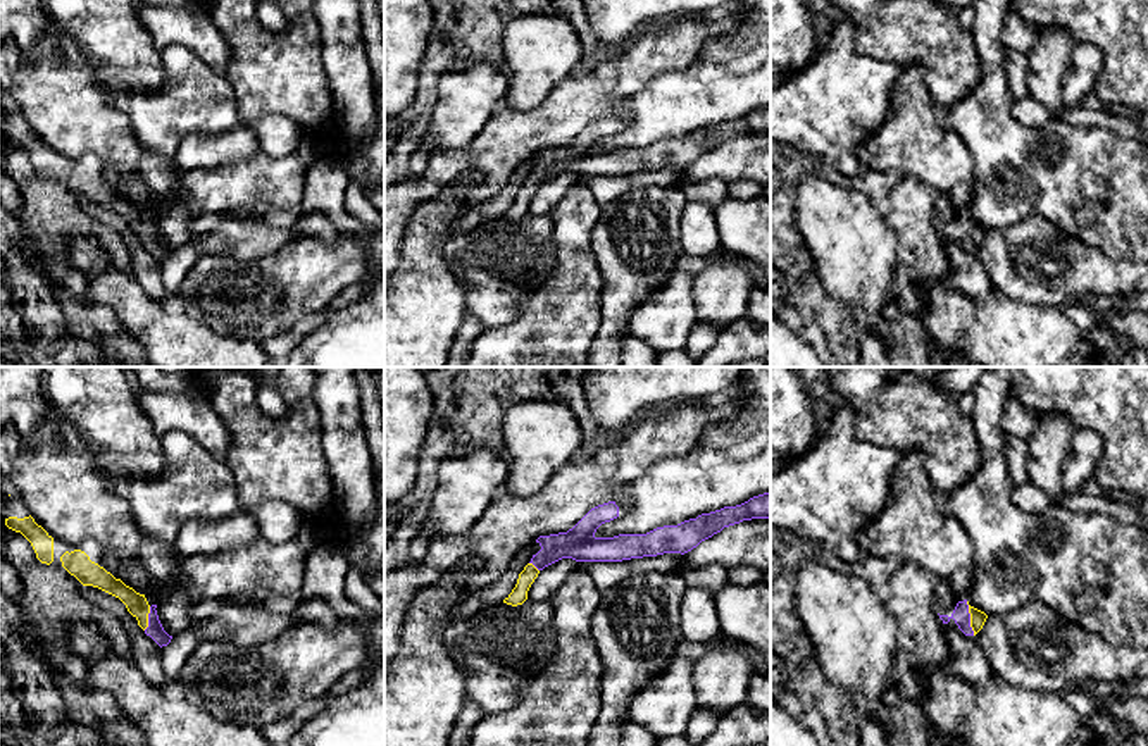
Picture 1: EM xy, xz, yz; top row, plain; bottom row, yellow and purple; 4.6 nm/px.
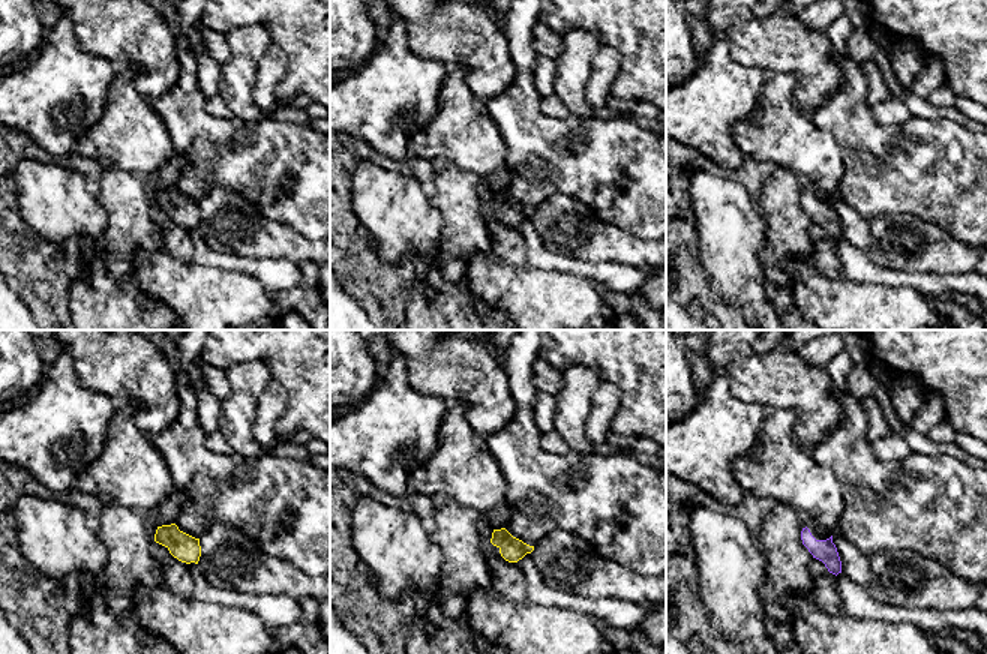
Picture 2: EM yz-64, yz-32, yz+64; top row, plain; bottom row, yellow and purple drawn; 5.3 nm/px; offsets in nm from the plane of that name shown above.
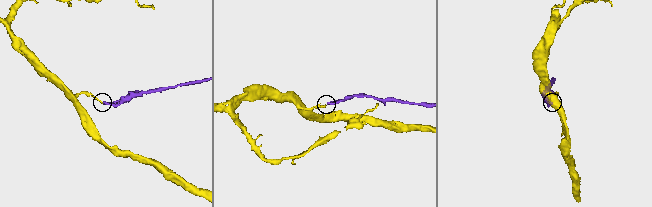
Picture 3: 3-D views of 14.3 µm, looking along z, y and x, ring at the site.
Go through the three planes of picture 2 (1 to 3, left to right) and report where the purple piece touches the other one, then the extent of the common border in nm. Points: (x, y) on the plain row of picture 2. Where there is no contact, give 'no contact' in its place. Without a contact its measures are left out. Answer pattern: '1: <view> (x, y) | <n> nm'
1: no contact
2: no contact
3: no contact

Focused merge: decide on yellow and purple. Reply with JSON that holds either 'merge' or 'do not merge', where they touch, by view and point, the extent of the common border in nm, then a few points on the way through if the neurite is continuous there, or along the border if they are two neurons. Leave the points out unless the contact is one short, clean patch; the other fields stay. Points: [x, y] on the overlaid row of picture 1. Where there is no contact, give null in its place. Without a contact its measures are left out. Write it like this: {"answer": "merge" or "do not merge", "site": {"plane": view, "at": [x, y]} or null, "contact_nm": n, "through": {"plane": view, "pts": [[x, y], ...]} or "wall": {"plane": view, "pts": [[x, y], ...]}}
{"answer": "merge", "site": {"plane": "yz", "at": [971, 619]}, "contact_nm": 170, "through": {"plane": "yz", "pts": [[978, 617], [971, 619], [960, 614]]}}

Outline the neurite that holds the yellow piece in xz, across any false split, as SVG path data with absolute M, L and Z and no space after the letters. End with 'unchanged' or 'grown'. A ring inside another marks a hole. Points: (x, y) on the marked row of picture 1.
M771 493L753 496L736 507L702 513L677 525L657 527L646 534L595 536L602 524L617 517L619 507L615 501L608 501L591 508L567 532L540 536L536 543L541 550L533 555L531 562L519 574L515 587L503 603L512 606L522 605L538 574L562 558L576 562L622 562L664 553L684 555L724 527L752 519L771 519Z; grown

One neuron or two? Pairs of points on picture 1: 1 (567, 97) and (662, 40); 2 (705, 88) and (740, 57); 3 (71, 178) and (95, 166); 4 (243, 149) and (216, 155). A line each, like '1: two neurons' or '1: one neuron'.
1: one neuron
2: one neuron
3: one neuron
4: one neuron

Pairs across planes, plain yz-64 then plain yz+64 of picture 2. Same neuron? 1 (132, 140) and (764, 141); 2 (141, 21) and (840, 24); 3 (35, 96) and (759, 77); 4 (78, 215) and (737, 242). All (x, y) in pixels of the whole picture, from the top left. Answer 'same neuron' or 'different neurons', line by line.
1: same neuron
2: different neurons
3: same neuron
4: same neuron

